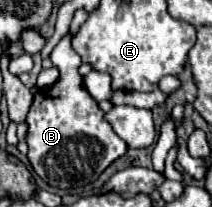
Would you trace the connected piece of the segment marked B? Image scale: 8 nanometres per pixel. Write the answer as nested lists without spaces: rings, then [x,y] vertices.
[[[67,33],[55,45],[55,49],[51,51],[51,61],[59,69],[61,77],[57,79],[57,83],[53,83],[45,89],[39,89],[33,99],[33,105],[27,115],[27,125],[29,125],[27,157],[29,157],[35,173],[51,187],[57,187],[57,189],[81,187],[81,185],[93,183],[103,173],[103,169],[107,169],[117,157],[121,157],[127,149],[127,143],[123,143],[123,139],[119,139],[115,135],[115,131],[111,131],[111,125],[107,121],[103,121],[103,111],[97,107],[97,103],[91,99],[91,95],[87,95],[87,91],[83,91],[83,77],[77,73],[77,69],[81,65],[81,57],[71,47],[71,33]]]

